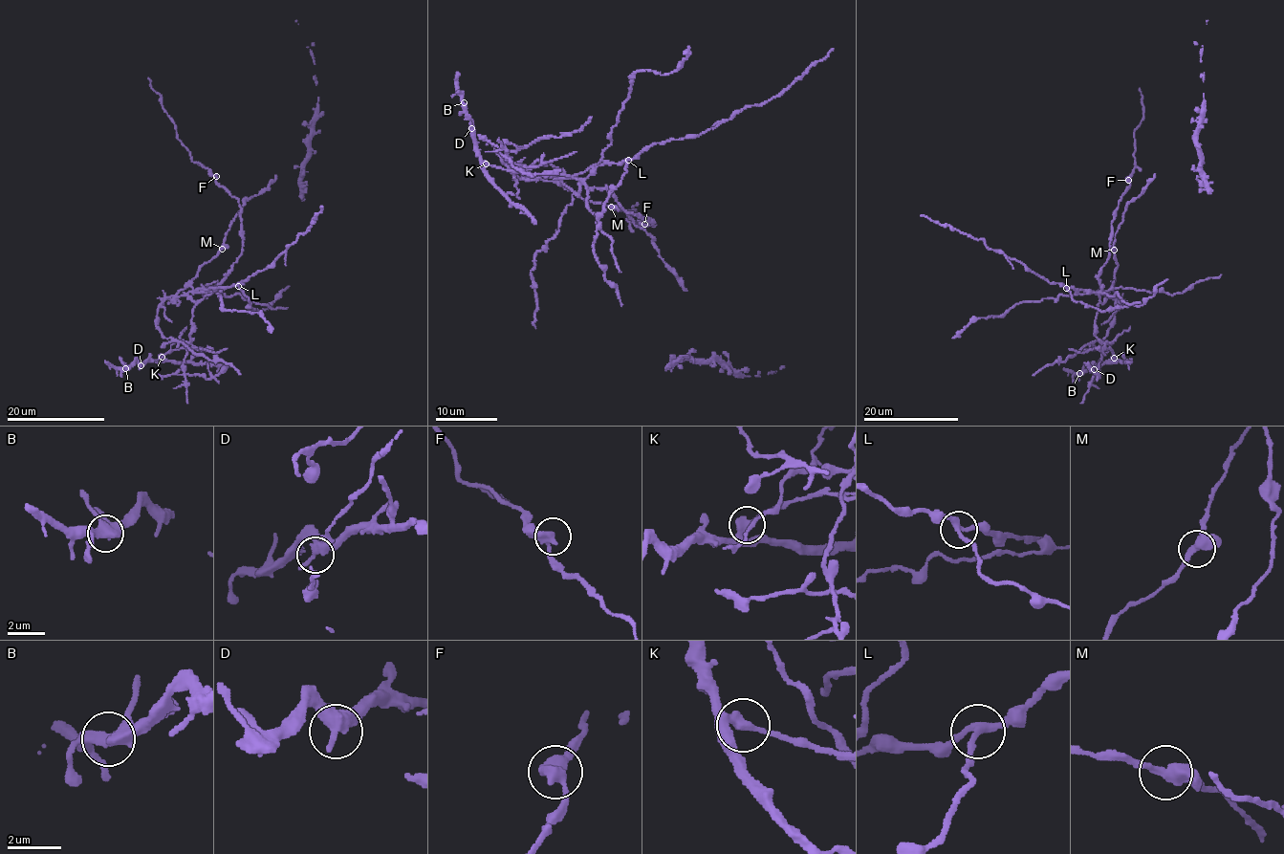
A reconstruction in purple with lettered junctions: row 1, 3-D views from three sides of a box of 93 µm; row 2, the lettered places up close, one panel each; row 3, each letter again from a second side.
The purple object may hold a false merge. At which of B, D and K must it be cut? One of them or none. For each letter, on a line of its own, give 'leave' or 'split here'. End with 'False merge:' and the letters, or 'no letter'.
B: leave
D: leave
K: split here
False merge: K

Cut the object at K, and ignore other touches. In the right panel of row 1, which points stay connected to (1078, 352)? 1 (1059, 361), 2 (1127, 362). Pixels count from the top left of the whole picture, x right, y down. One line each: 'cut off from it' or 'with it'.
1: with it
2: cut off from it

